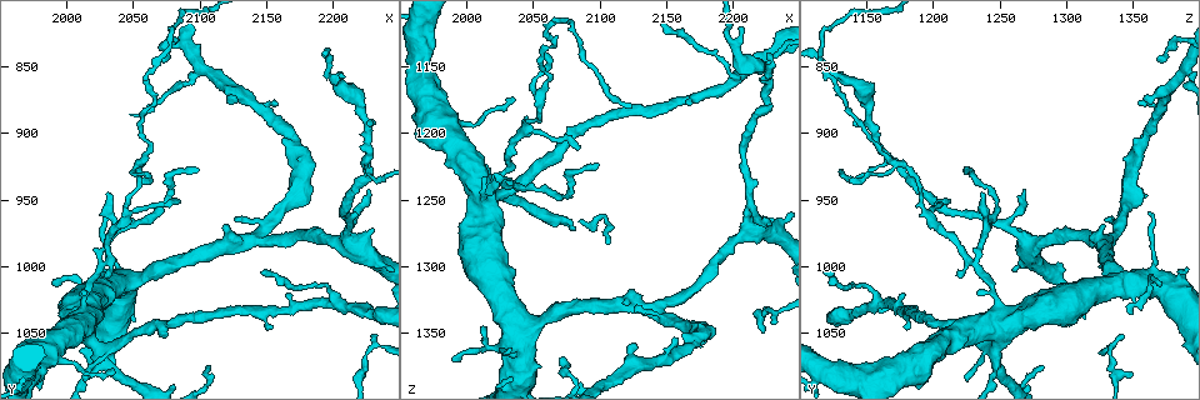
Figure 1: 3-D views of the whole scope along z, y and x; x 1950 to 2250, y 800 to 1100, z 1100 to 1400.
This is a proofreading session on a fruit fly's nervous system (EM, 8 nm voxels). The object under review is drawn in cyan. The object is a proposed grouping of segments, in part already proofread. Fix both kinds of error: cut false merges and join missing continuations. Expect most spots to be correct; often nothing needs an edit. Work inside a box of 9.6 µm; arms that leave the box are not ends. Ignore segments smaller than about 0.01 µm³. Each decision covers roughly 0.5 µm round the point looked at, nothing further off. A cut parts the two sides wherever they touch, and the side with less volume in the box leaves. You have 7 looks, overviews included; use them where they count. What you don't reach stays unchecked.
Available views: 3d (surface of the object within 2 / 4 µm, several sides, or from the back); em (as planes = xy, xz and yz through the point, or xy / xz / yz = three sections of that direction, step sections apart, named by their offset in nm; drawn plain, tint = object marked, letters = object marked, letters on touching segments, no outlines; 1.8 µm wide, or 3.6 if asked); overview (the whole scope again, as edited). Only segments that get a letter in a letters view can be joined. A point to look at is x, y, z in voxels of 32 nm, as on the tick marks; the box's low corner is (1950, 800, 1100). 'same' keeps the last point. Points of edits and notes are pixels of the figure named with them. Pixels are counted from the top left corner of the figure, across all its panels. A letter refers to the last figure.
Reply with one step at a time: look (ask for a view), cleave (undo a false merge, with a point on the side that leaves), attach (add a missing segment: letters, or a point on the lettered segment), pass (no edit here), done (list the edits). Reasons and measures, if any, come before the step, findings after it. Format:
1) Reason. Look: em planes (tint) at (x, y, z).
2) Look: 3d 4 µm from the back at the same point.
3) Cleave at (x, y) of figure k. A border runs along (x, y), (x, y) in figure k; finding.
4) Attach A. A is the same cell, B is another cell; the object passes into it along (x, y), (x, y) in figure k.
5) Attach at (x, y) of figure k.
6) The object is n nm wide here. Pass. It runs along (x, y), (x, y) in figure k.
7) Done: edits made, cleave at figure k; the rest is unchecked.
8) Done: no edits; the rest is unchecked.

Sudden change in width. Look: 3d 4 µm at (2020, 1020, 1360).

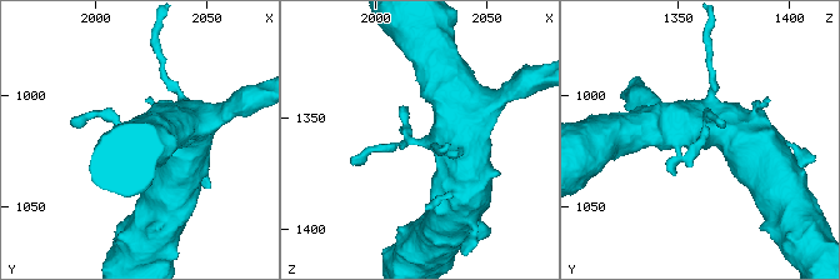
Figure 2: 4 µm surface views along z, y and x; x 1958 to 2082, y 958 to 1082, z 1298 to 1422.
Now the EM. Look: em 3.6 µm yz step 8 (tint) at (2020, 1019, 1363).

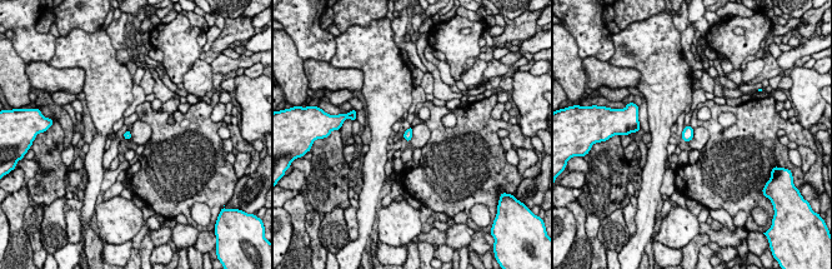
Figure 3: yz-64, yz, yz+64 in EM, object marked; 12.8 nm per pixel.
Look: em 3.6 µm xz step 4 (letters) at the same point.

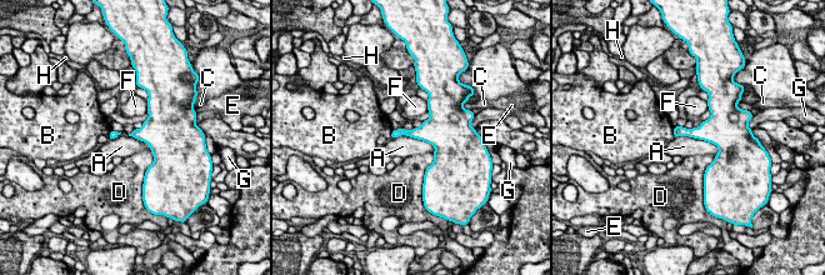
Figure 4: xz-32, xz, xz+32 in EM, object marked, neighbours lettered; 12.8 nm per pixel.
Pass. A, B, C, D, E, F, G and H are other cells; a border runs along (674, 136), (703, 139), (719, 151) in figure 4; continuous, no second neuron.

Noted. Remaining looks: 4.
A fork. Look: em xz step 4 (plain) at (2134, 982, 1328).

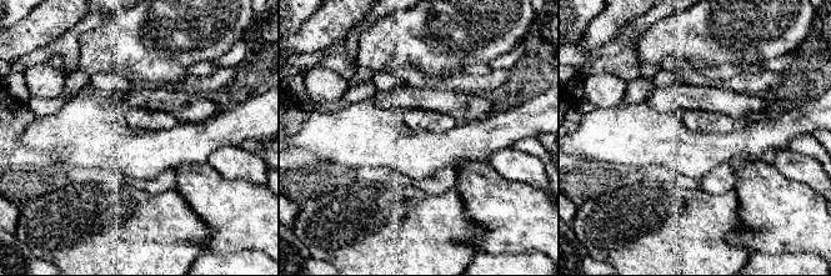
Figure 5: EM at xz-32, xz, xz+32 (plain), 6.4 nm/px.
Look: em xz step 4 (tint) at the same point.

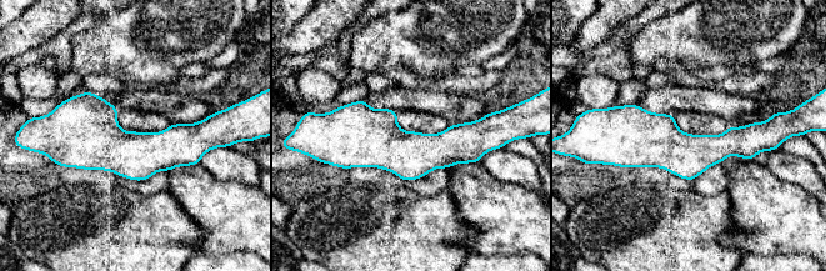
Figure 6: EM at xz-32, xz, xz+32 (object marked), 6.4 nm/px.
What lies round it. Look: em xz step 4 (letters) at the same point.

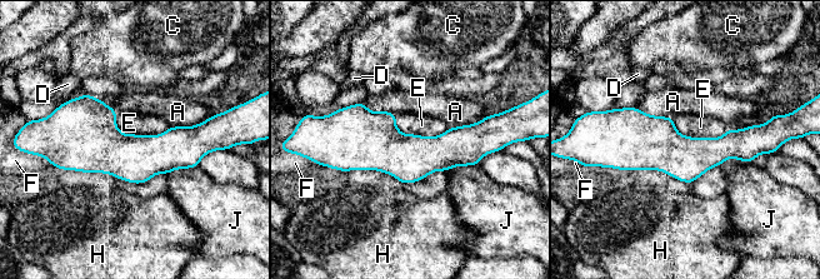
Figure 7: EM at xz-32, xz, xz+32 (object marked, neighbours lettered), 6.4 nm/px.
The object is 280 nm wide here. Pass. A, C, D, E, F, H and J are other cells; a border runs along (115, 115), (123, 133), (170, 126) in figure 7; one neuron here.

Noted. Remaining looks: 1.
Done: no edits; the rest is unchecked.

